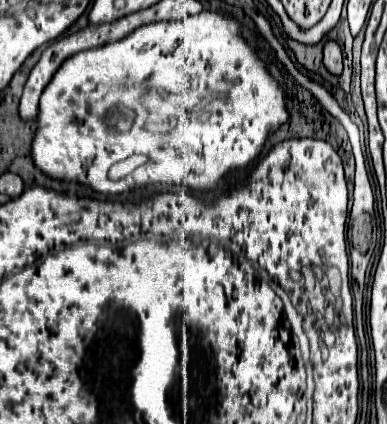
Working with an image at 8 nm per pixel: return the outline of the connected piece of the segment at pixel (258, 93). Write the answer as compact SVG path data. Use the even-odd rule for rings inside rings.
M202 10L202 12L188 16L188 18L182 18L182 20L144 24L120 40L106 42L106 44L96 46L96 48L88 48L88 50L76 52L70 58L66 58L62 62L62 66L54 72L52 80L48 82L48 86L44 88L44 92L40 96L38 116L36 116L36 132L32 138L30 154L32 154L34 166L38 170L42 170L46 176L60 180L60 182L76 182L76 184L92 188L98 194L106 194L106 196L146 190L148 186L170 186L170 188L176 186L176 188L188 188L192 192L212 192L218 188L218 184L226 176L236 174L240 170L246 170L262 154L266 140L274 132L278 132L284 124L290 122L290 112L286 108L286 100L288 100L288 94L286 94L284 86L280 86L280 82L270 74L268 64L260 58L258 50L242 36L240 22L234 16L224 16L224 14L212 12L212 10ZM128 76L130 76L134 86L130 86L128 90L112 90L110 84L118 84L120 80L124 80ZM132 154L144 154L144 156L148 156L148 162L142 164L140 168L136 168L134 172L130 172L126 178L110 180L108 170L112 168L112 164L116 164Z

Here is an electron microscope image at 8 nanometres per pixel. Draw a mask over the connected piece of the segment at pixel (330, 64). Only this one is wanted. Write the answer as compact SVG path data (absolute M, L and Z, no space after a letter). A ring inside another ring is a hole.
M328 40L324 44L324 66L332 74L340 74L342 72L342 50L340 50L338 42L334 42L334 40Z

